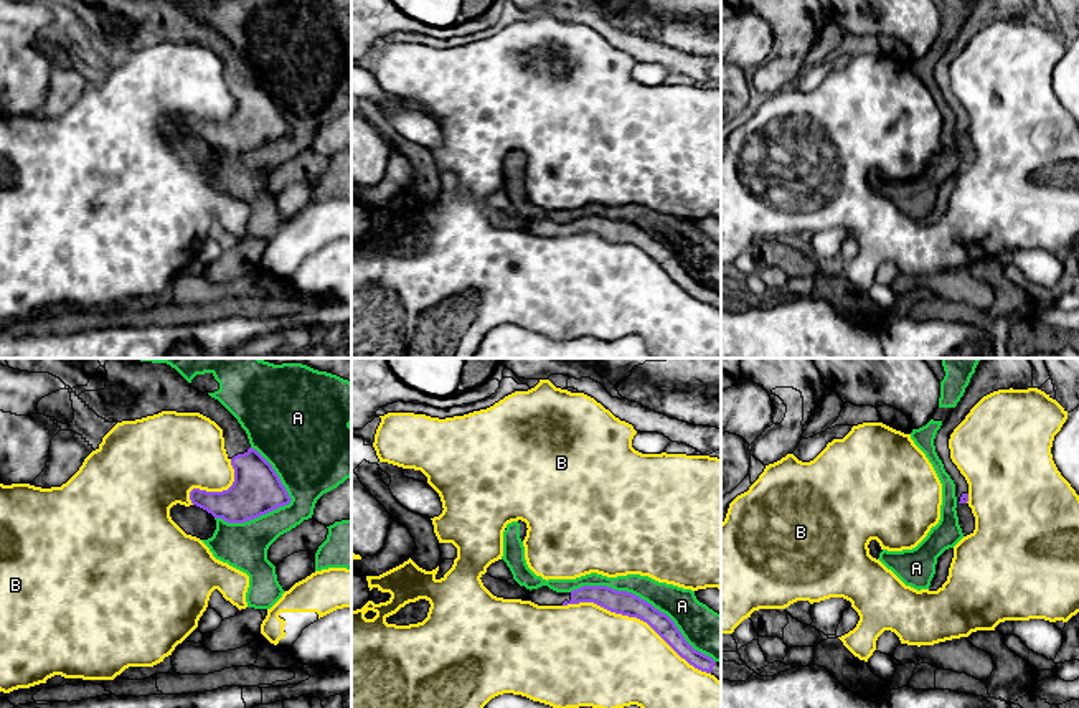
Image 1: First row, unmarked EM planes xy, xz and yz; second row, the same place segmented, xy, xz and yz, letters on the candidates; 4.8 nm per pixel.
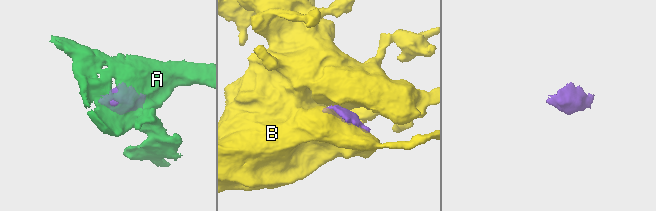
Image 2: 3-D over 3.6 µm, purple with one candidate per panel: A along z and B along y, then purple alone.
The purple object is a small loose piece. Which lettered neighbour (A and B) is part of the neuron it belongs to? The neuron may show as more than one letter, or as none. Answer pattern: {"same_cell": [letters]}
{"same_cell": []}

